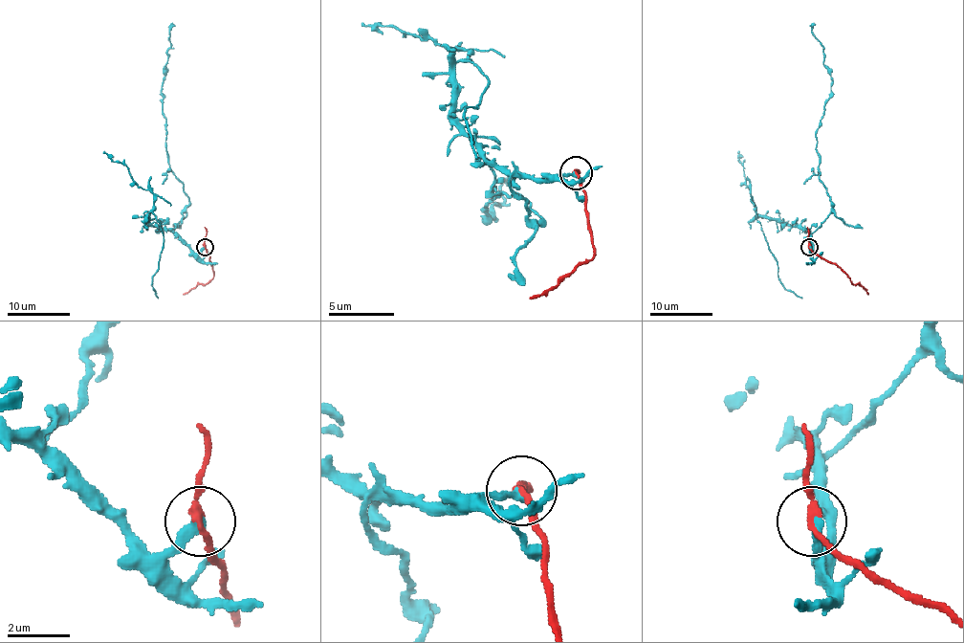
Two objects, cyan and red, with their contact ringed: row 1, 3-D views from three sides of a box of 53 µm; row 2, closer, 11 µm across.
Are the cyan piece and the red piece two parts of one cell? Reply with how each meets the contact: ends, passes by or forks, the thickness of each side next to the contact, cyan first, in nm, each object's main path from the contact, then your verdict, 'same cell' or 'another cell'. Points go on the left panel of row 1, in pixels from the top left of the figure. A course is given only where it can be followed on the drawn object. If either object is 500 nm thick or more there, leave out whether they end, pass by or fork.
cyan ends there; red passes by; 320 nm thick on the cyan side, 220 nm on the other; cyan runs (205, 247), (195, 253), (173, 232), (188, 197), (170, 168), (165, 149), (161, 92), (173, 23); red runs (205, 247), (214, 277), (183, 294); another cell

